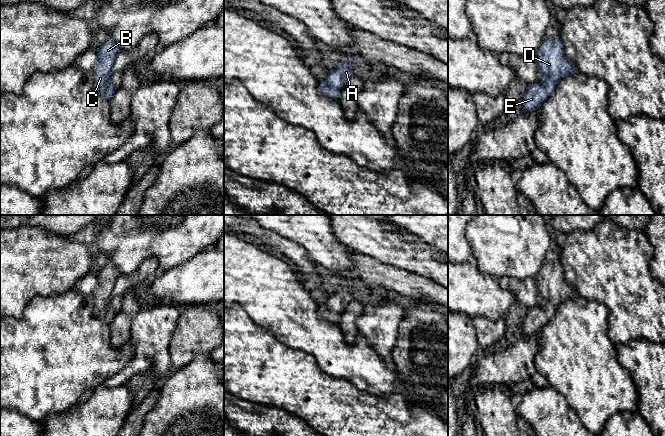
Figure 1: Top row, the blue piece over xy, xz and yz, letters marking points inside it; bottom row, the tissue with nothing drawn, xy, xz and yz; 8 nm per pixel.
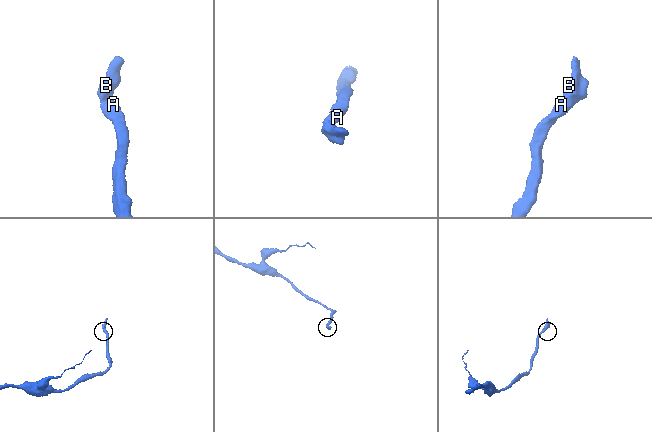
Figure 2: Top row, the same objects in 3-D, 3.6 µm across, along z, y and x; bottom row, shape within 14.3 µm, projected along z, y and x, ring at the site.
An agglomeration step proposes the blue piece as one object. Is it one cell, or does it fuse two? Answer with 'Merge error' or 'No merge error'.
No merge error

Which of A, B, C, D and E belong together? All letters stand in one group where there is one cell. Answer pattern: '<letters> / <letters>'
A B C D E

